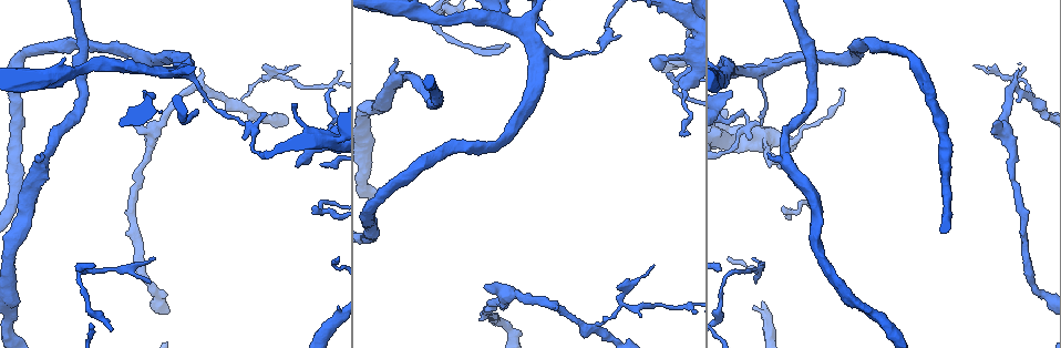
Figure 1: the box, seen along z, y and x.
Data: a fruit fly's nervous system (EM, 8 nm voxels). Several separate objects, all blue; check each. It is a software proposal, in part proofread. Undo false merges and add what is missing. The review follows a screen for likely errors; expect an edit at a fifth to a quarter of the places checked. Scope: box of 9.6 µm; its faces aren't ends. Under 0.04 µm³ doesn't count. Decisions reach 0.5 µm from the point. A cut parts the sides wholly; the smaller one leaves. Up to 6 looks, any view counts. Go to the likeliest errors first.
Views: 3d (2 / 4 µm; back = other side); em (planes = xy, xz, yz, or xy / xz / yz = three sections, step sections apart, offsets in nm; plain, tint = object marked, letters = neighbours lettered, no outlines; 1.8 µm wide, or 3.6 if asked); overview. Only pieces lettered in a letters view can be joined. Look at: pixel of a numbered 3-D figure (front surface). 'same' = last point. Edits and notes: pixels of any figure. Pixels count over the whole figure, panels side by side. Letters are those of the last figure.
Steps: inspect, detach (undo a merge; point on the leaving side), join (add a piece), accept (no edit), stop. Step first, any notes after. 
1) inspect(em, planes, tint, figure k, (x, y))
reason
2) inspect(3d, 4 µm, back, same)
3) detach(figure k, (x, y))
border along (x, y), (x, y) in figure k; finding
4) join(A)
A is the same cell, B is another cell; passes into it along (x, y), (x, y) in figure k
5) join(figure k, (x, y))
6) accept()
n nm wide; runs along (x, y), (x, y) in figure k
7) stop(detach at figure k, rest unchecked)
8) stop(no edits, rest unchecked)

inspect(3d, 4 µm, figure 1, (486, 287))
free end

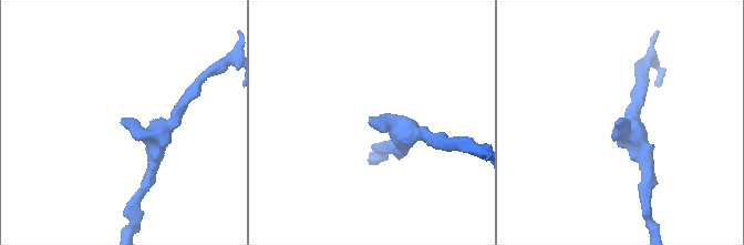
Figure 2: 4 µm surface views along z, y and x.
inspect(em, xz, step 16, plain, figure 2, (620, 123))

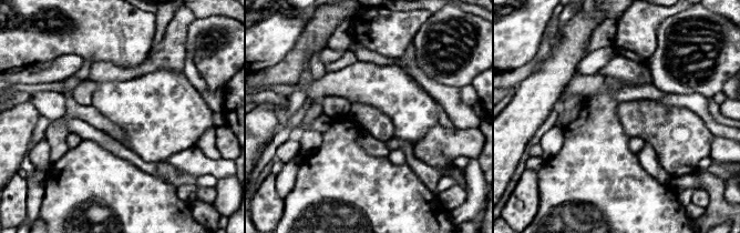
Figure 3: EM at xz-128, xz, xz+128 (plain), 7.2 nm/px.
inspect(em, xz, step 16, letters, same)

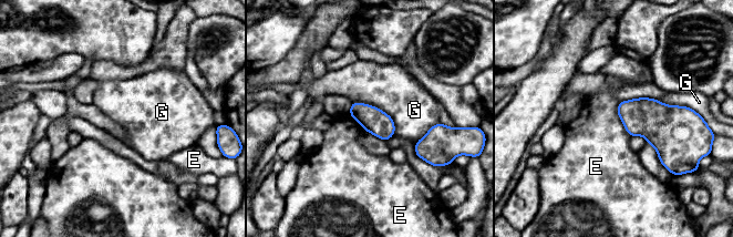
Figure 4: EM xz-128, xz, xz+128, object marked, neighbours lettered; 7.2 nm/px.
accept()
190 nm wide; E and G are other cells; border along (353, 101), (385, 112), (394, 134) in figure 4; no lettered piece goes on from it

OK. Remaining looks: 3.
inspect(em, planes, plain, figure 1, (769, 165))
free end

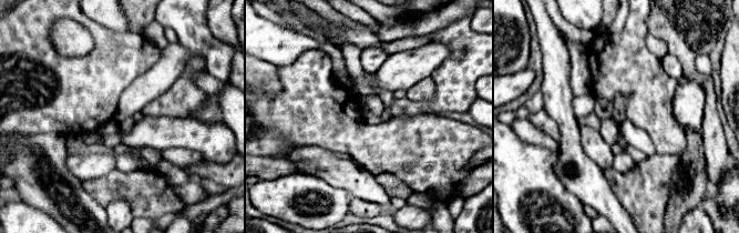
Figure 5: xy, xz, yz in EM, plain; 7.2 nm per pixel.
inspect(em, planes, letters, same)
see the neighbours

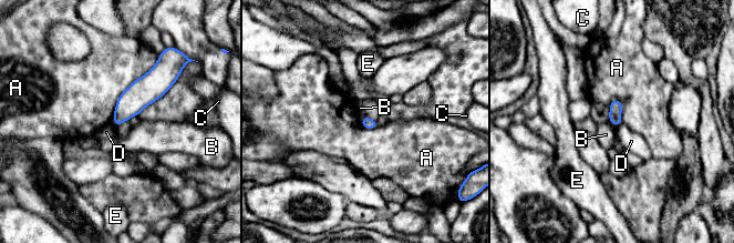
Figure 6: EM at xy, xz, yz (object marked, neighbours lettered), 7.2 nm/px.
accept()
A, B, C, D and E are other cells; border along (112, 121), (119, 127) in figure 6; none of them fits

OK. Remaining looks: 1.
stop(no edits, rest unchecked)

